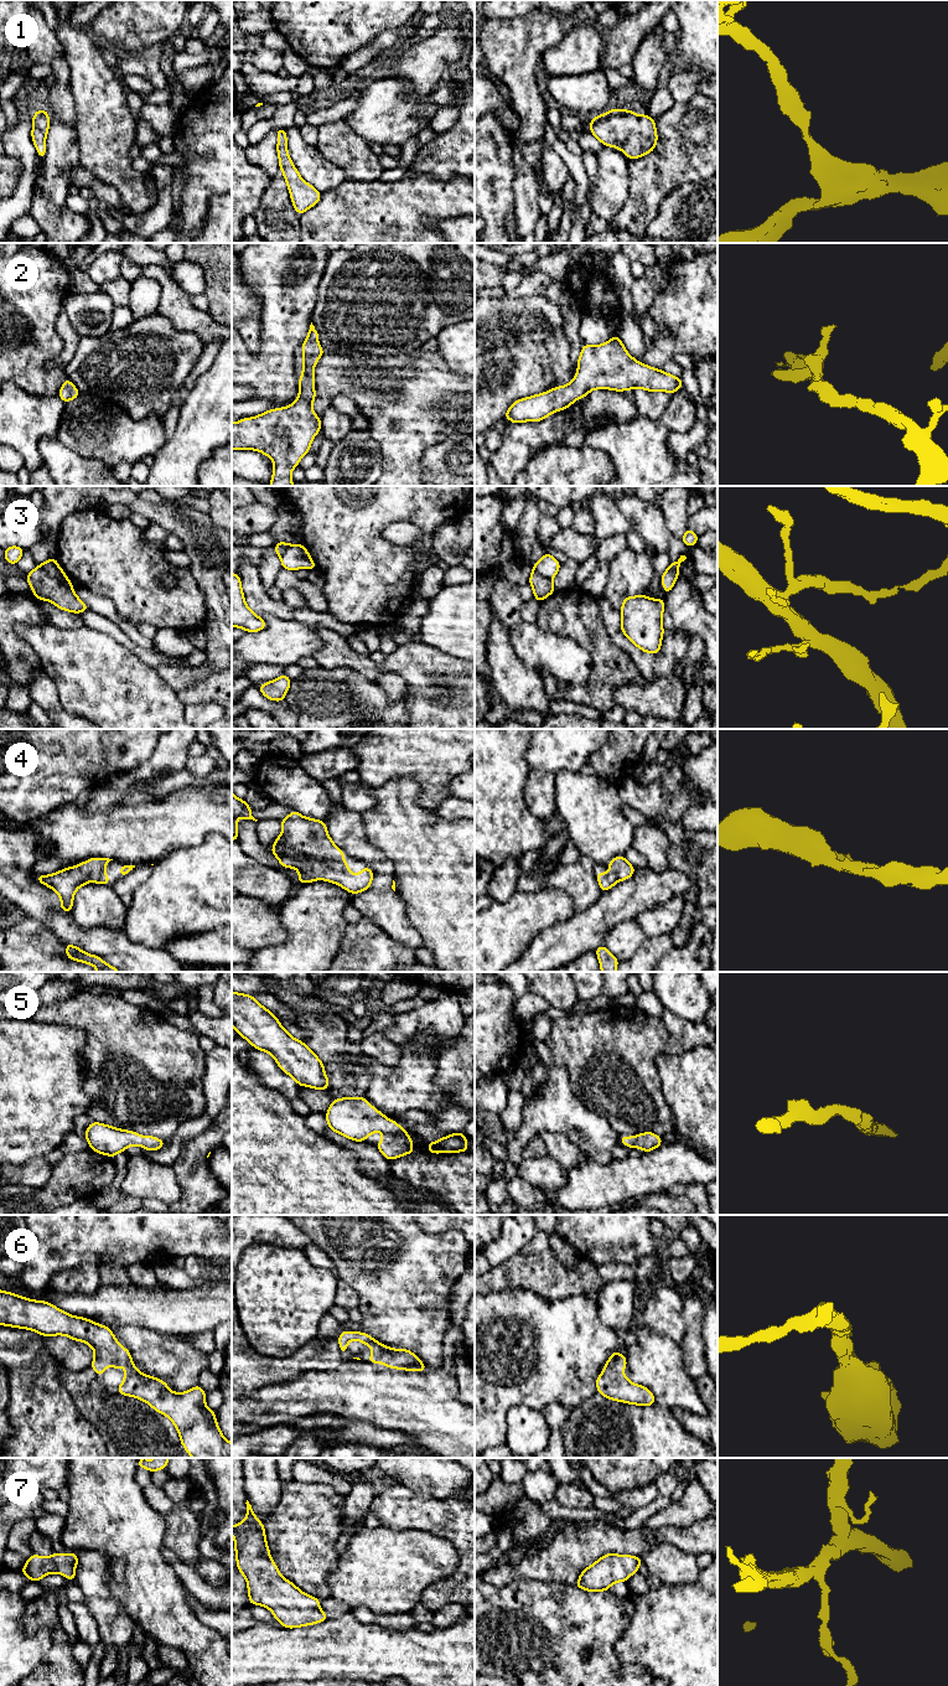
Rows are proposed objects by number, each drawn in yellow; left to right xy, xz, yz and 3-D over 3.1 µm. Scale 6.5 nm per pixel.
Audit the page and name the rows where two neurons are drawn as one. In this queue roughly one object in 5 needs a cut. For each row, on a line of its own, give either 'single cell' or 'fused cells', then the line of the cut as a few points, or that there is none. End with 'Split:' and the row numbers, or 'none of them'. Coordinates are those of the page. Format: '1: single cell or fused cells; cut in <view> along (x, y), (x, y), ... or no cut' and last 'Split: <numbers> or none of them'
1: single cell; no cut
2: single cell; no cut
3: fused cells; cut in xy along (39, 565), (50, 575), (70, 583)
4: single cell; no cut
5: single cell; no cut
6: single cell; no cut
7: single cell; no cut
Split: 3

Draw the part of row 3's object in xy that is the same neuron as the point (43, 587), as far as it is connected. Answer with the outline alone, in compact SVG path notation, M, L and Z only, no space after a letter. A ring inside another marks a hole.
M40 565L26 575L35 598L47 600L64 611L81 614L89 610L74 594L72 583L59 581L50 576Z

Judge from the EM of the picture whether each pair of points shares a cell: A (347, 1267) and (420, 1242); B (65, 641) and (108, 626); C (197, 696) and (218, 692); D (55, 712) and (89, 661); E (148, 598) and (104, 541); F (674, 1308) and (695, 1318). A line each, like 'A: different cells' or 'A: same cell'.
A: same cell
B: different cells
C: same cell
D: different cells
E: same cell
F: different cells

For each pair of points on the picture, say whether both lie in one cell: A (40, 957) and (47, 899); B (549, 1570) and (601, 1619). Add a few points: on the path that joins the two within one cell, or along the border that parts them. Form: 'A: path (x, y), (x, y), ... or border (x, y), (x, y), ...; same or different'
A: border (27, 916), (41, 920), (65, 944); different
B: border (533, 1580), (558, 1581), (574, 1586); different

